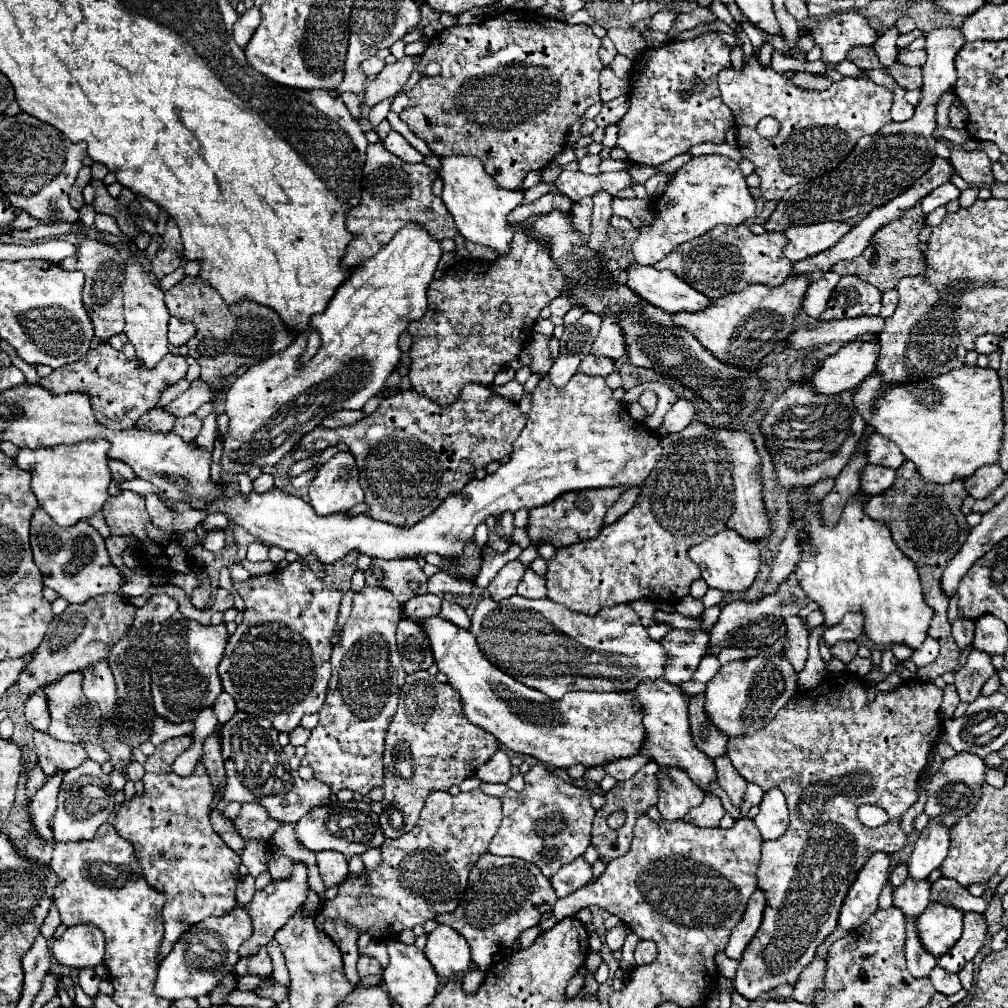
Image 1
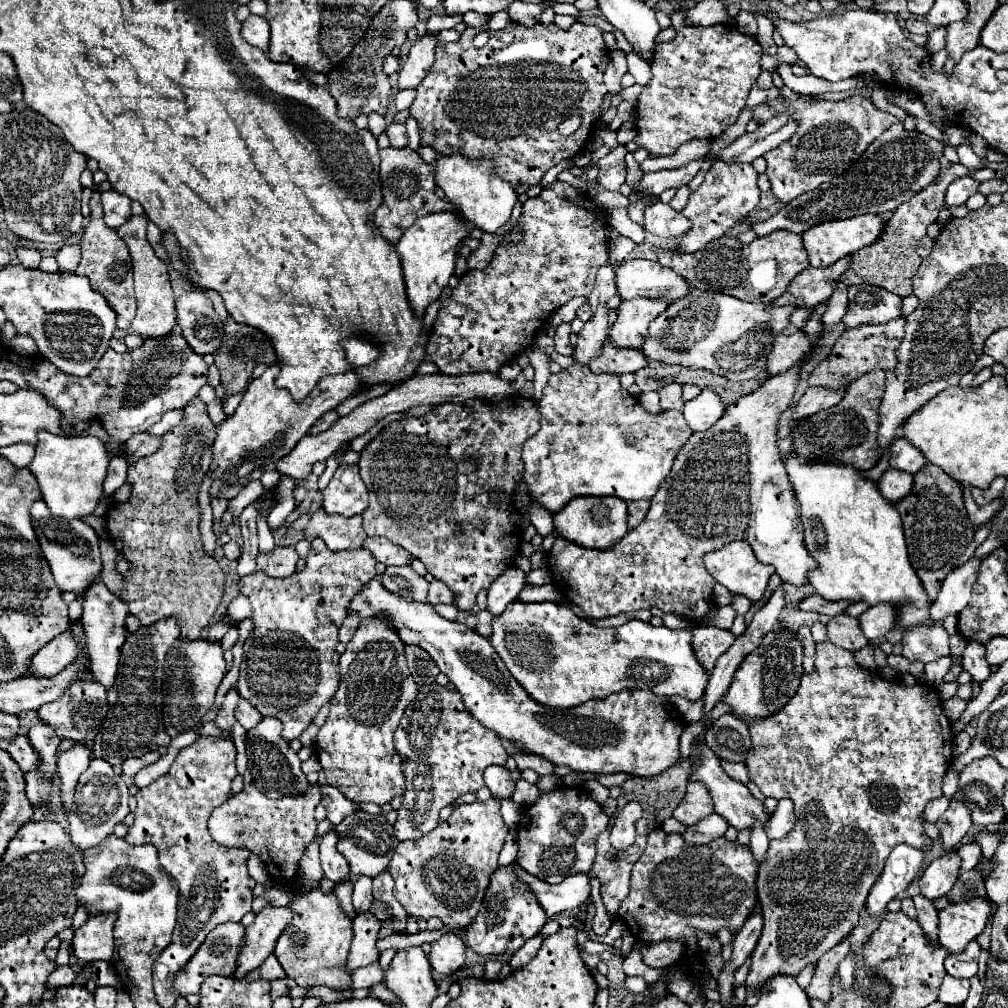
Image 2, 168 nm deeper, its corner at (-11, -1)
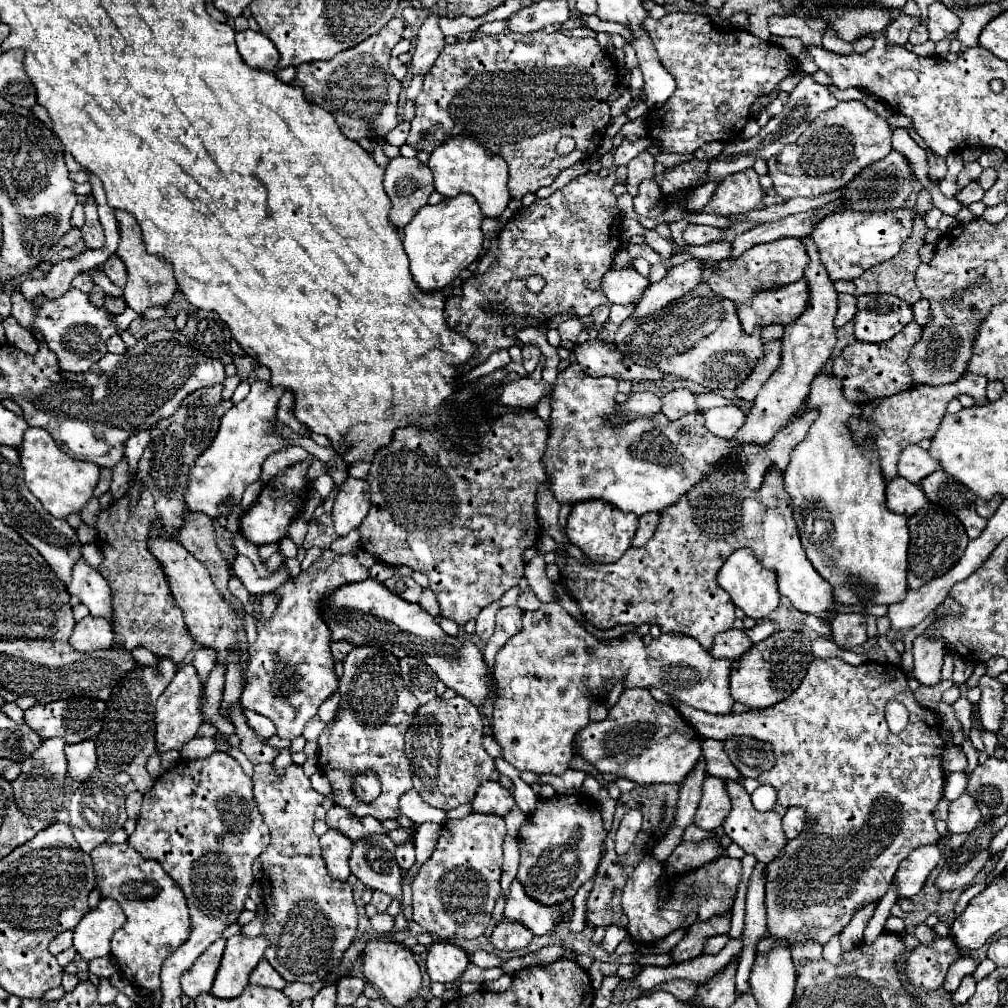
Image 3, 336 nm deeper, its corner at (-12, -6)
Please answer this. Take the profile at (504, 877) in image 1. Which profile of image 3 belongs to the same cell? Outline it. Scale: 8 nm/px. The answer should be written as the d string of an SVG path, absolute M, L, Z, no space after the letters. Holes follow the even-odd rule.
M505 916L495 924L493 934L489 936L489 942L499 952L513 952L527 948L531 940L533 940L533 932L527 926L523 926L517 920L509 920Z

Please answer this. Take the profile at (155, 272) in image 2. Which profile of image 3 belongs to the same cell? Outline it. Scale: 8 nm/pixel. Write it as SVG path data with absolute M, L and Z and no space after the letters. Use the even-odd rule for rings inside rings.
M117 210L117 220L119 220L119 230L121 230L117 256L121 256L121 260L125 262L127 274L129 274L123 296L125 296L127 306L133 308L139 314L139 318L143 318L145 310L149 310L153 306L167 306L171 302L171 298L177 290L177 282L173 278L171 266L145 250L145 244L143 244L143 238L141 238L141 226L133 218L133 214L127 214L125 210Z

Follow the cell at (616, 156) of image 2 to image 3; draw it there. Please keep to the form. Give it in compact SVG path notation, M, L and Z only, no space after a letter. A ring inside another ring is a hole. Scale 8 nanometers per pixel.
M645 138L639 140L639 142L621 142L615 150L615 156L613 156L613 164L629 164L631 158L635 158L639 152L643 152L651 142L647 142Z

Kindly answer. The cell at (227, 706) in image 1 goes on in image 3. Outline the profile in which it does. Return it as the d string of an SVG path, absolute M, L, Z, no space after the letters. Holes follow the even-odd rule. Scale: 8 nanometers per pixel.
M245 710L243 714L245 714L245 720L247 720L249 726L255 730L257 736L269 738L269 736L275 734L275 726L273 726L273 722L271 722L269 718L265 718L265 716L257 714L257 712L251 712L251 710Z

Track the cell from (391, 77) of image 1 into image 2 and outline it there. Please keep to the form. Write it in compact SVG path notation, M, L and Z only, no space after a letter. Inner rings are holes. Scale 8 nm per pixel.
M426 33L414 41L410 47L410 53L406 57L406 63L400 69L398 87L410 89L418 87L418 83L428 75L432 63L434 63L434 47L438 43L438 33Z

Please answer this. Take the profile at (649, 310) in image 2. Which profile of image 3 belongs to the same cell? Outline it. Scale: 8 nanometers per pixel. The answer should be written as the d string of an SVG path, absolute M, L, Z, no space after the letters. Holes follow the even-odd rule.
M687 260L679 266L673 266L663 280L651 284L649 290L645 290L631 314L631 320L643 320L683 294L691 292L701 280L701 270L703 268L697 260Z

